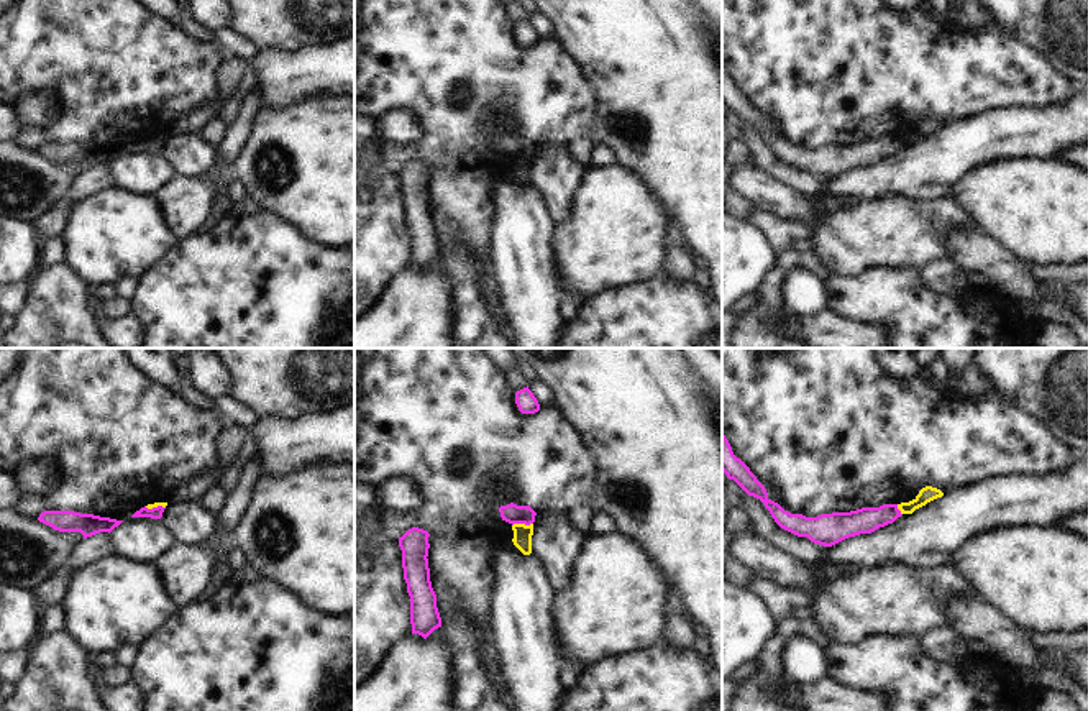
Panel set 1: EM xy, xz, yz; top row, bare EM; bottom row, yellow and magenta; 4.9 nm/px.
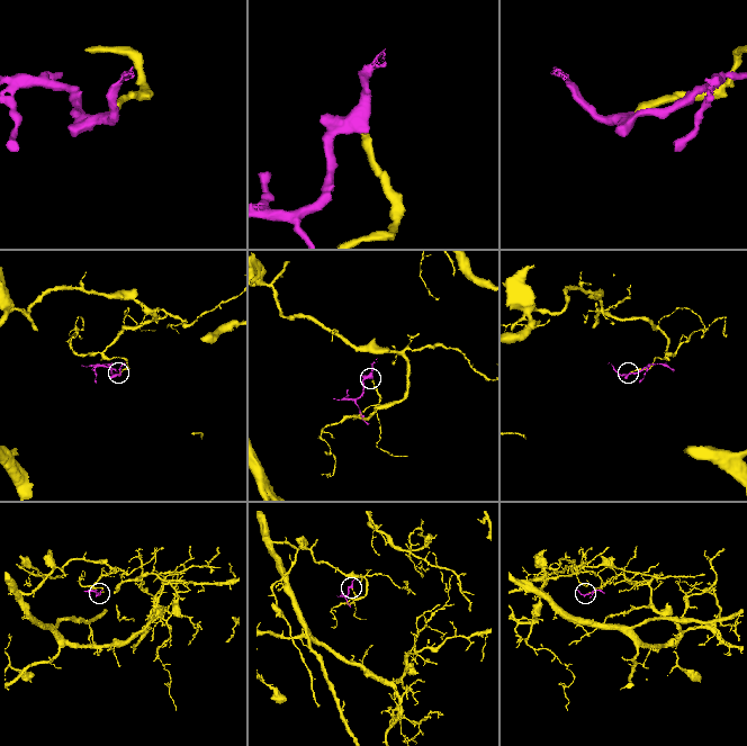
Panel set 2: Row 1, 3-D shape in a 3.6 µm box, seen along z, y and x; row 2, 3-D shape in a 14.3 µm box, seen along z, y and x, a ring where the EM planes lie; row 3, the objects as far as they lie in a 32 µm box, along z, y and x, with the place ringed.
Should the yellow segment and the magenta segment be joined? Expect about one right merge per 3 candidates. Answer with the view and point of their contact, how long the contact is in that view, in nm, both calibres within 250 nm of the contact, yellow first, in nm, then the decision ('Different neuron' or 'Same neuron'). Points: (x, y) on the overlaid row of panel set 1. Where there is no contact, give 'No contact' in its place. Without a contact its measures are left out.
Touches yellow at xz (522, 524). Shared border 110 nm. Thickness 100 nm (yellow) against 100 nm. Different neuron

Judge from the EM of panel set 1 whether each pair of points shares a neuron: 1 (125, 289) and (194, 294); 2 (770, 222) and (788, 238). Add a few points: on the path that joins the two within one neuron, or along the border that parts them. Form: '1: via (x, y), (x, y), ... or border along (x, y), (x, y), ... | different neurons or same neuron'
1: border along (140, 279), (138, 291), (132, 301) | different neurons
2: via (775, 227), (783, 233) | same neuron

